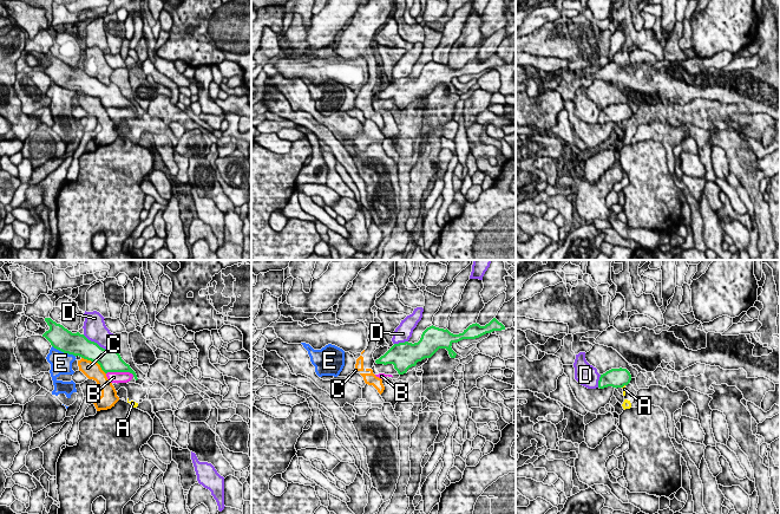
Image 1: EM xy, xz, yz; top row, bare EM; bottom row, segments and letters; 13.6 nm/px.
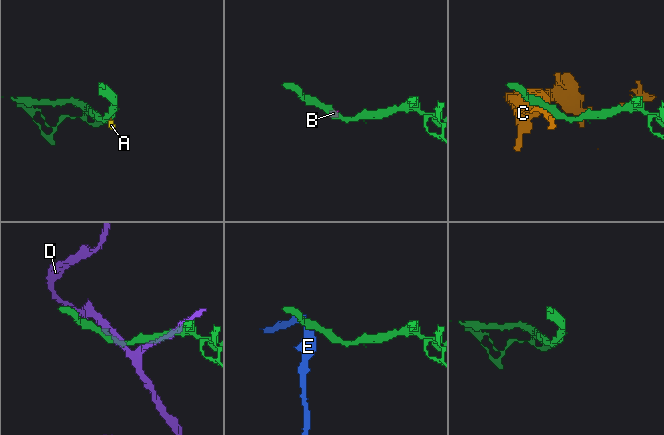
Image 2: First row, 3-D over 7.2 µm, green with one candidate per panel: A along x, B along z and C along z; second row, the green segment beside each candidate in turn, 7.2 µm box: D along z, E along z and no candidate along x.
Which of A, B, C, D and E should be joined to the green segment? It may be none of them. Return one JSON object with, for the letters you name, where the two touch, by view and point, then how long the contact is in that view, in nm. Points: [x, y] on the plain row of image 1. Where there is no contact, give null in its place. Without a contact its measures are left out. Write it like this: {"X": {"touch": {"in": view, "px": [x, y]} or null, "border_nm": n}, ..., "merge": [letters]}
{"C": {"touch": {"in": "xy", "px": [94, 96]}, "border_nm": 400}, "merge": ["C"]}

